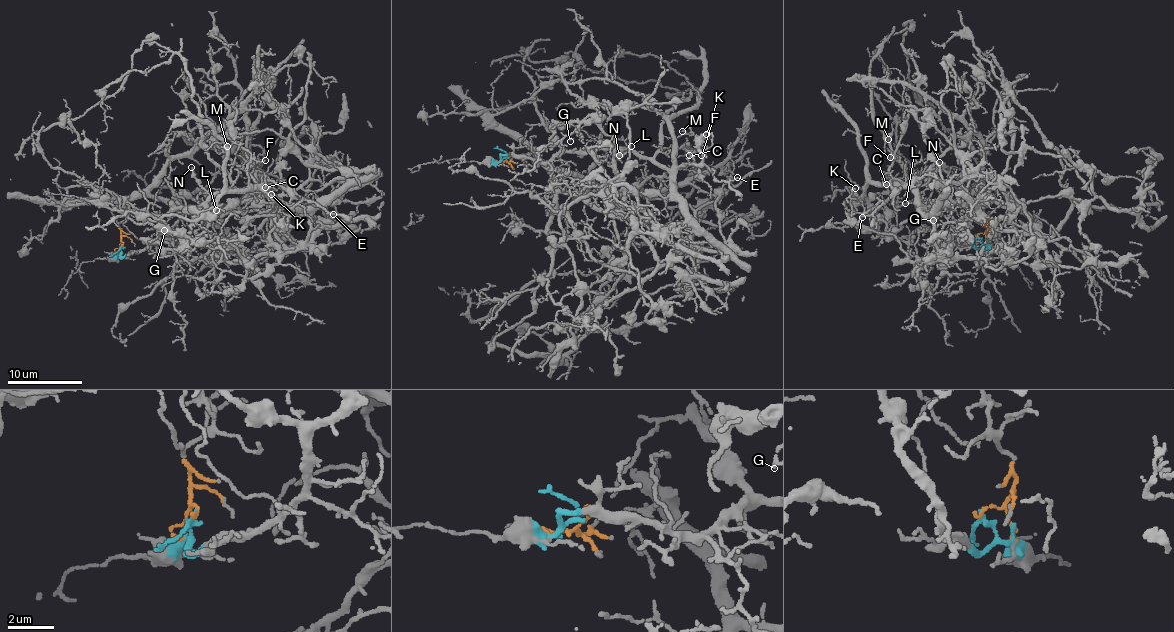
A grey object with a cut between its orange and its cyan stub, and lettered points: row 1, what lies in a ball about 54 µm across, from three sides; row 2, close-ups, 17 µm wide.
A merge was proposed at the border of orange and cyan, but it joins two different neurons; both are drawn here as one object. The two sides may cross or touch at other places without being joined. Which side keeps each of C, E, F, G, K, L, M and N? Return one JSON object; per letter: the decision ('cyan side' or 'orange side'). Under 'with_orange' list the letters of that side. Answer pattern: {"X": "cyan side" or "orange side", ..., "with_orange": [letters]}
{"C": "cyan side", "E": "cyan side", "F": "cyan side", "G": "cyan side", "K": "cyan side", "L": "cyan side", "M": "cyan side", "N": "cyan side", "with_orange": []}

